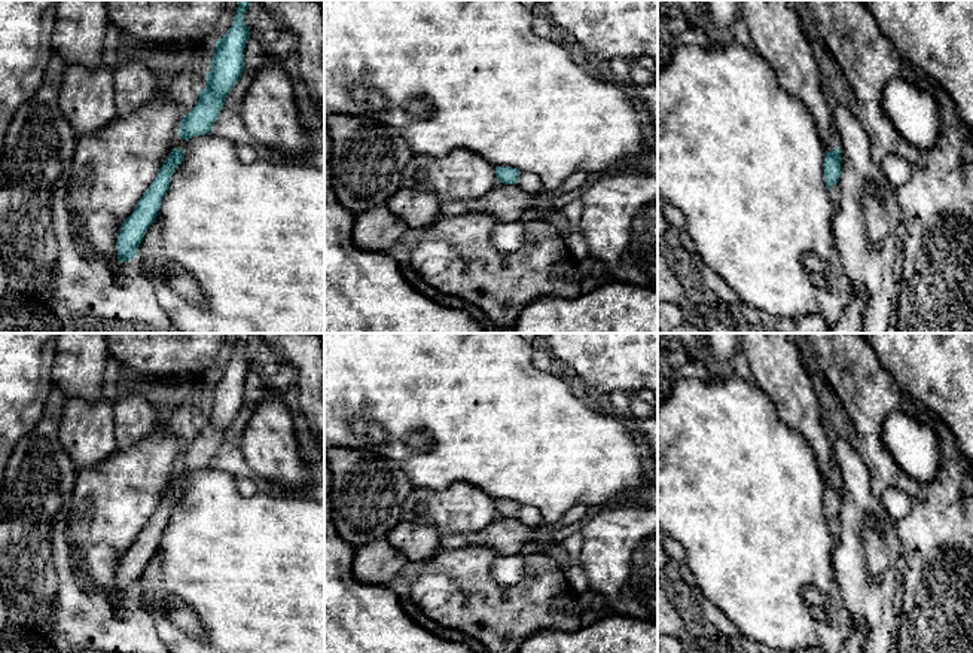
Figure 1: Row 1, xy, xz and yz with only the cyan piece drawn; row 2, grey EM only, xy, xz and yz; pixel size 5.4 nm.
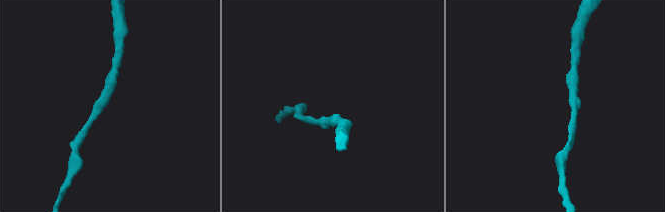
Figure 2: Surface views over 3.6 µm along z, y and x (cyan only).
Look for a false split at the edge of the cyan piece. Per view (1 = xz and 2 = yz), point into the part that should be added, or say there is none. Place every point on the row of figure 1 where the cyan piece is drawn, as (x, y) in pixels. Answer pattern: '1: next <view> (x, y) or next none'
1: next none
2: next none

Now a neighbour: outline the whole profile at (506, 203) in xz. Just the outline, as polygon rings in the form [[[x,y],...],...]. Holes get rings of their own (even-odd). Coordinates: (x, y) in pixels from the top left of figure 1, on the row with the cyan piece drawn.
[[[497,183],[481,198],[449,201],[440,207],[440,216],[461,216],[469,213],[488,214],[498,223],[525,220],[530,216],[540,216],[539,195],[522,190],[518,184]]]

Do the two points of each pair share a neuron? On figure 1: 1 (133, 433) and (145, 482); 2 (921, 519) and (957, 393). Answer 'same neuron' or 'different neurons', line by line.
1: different neurons
2: different neurons

